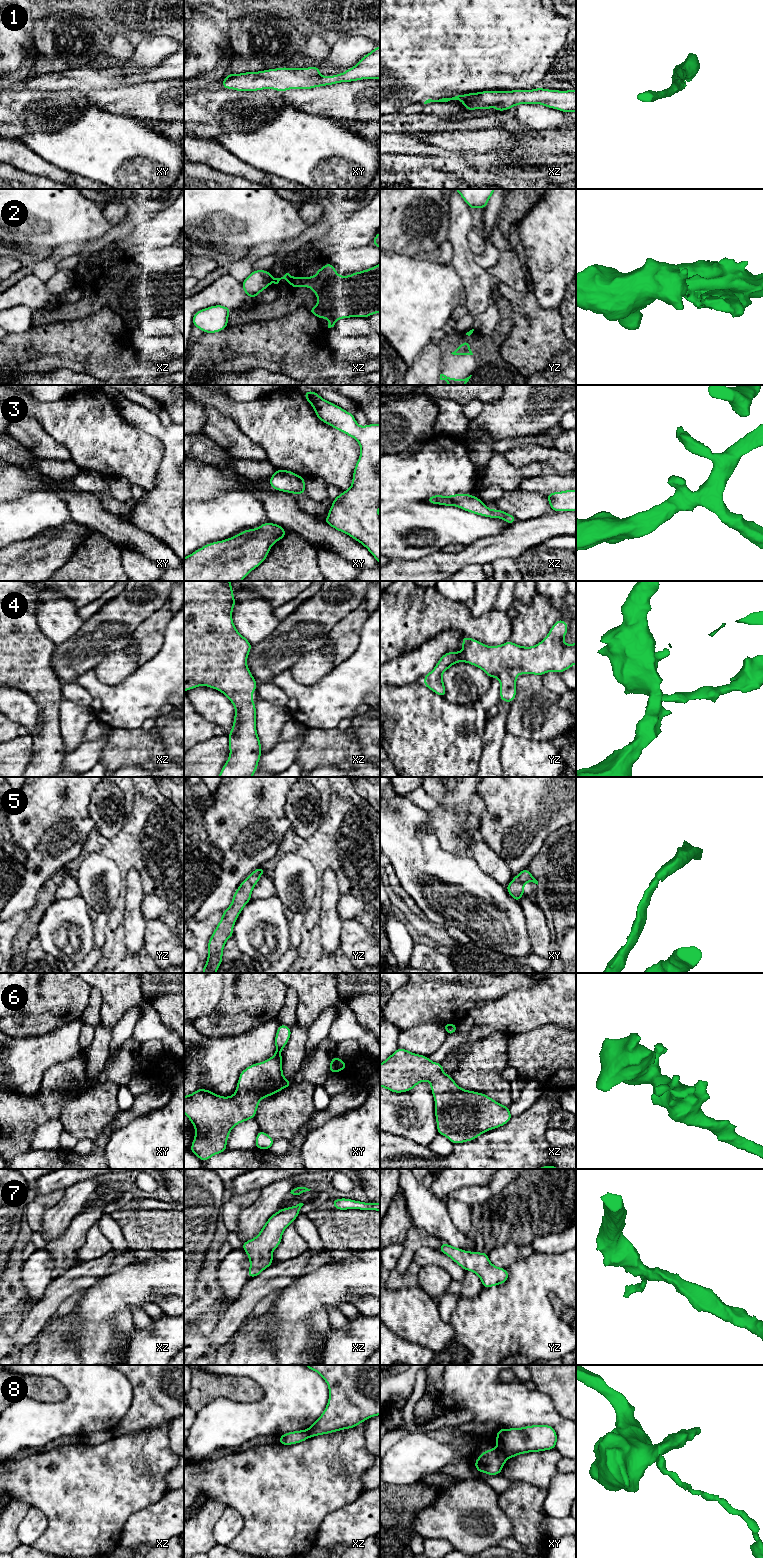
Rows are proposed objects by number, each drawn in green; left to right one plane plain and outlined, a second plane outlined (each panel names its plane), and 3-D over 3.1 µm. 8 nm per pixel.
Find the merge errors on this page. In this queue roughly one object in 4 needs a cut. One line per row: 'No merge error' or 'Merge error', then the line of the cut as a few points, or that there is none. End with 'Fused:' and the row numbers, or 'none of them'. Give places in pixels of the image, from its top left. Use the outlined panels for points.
1: No merge error. No split
2: Merge error. Split along xz (271, 278), (272, 280)
3: No merge error. No split
4: No merge error. No split
5: No merge error. No split
6: No merge error. No split
7: No merge error. No split
8: Merge error. Split along xy (497, 1446), (507, 1457)
Fused: 2, 8

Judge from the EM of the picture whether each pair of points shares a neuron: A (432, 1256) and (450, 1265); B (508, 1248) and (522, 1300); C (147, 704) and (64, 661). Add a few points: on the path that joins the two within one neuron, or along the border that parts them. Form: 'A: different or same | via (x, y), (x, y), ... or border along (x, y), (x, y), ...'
A: same | via (436, 1257), (446, 1262)
B: different | border along (519, 1260), (505, 1268)
C: different | border along (93, 668), (85, 671), (75, 681)

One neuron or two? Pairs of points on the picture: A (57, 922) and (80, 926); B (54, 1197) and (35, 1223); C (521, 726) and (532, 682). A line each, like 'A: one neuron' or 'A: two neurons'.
A: one neuron
B: one neuron
C: one neuron

